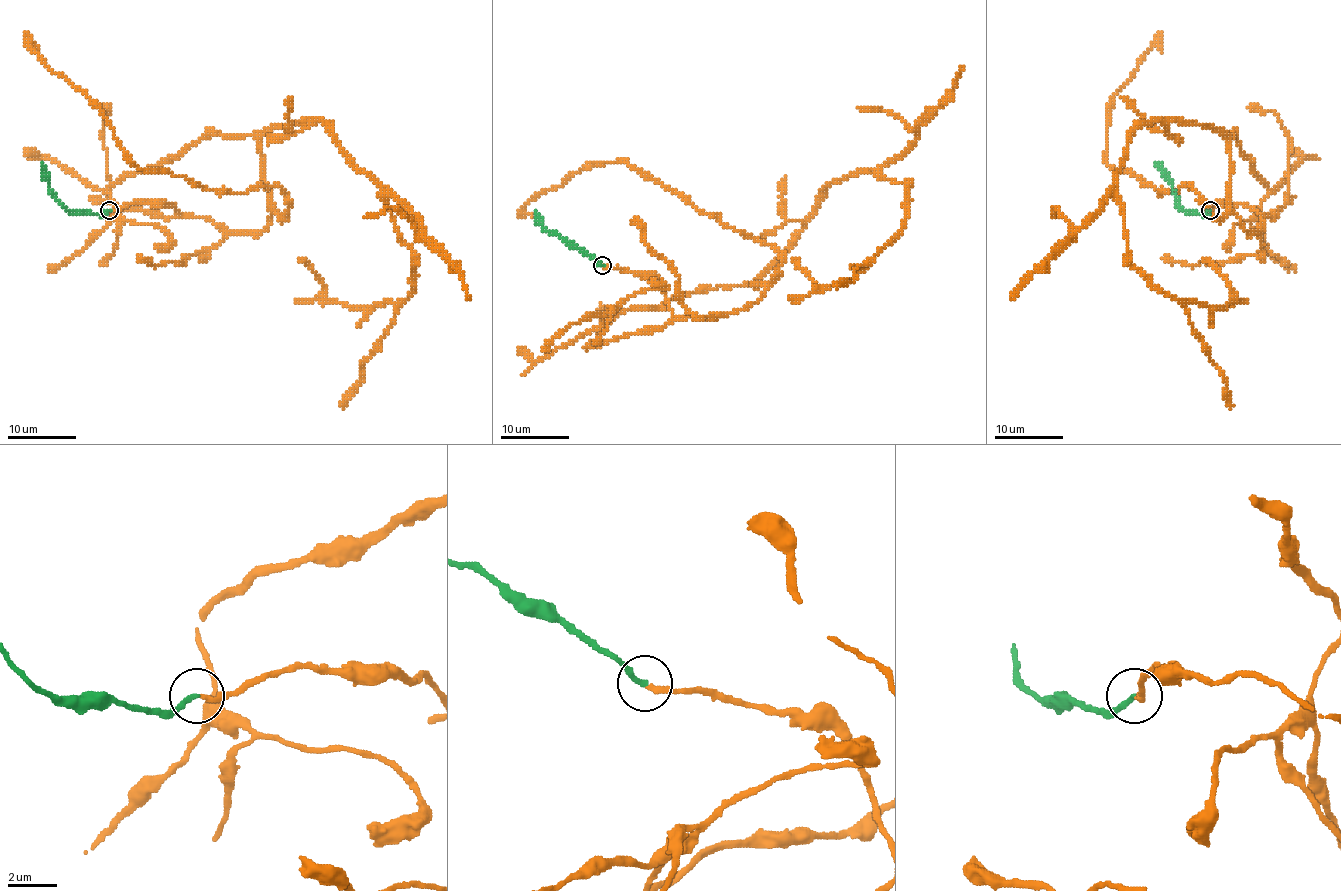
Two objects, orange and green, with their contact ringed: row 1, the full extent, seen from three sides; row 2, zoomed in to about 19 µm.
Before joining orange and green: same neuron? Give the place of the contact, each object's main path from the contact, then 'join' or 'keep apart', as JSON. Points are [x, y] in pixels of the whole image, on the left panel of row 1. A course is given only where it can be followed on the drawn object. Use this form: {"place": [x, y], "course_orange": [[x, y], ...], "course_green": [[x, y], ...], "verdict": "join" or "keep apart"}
{"place": [109, 210], "course_orange": [[109, 209], [171, 204], [262, 232], [260, 139], [324, 124], [385, 192], [414, 288], [356, 309], [300, 259]], "course_green": [[109, 209], [99, 215], [70, 213], [51, 192], [46, 167], [41, 161]], "verdict": "join"}

